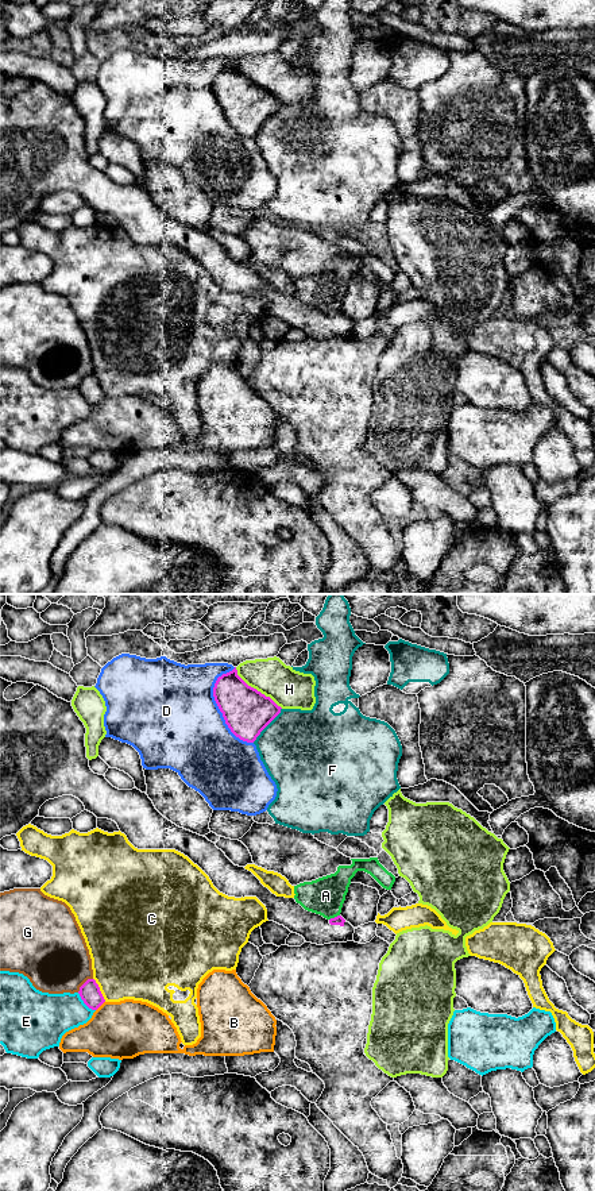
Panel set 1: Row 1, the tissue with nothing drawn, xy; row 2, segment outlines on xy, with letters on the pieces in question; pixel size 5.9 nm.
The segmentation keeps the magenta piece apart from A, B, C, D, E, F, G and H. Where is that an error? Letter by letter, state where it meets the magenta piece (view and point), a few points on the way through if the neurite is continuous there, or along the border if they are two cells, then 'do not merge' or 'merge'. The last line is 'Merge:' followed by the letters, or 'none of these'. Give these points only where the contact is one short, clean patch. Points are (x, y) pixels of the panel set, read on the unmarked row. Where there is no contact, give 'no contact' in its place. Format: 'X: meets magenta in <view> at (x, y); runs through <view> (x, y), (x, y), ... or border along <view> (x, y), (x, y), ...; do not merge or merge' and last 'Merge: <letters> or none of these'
A: meets magenta in xy at (335, 312); border along xy (339, 309), (329, 315); do not merge
B: meets magenta in xy at (100, 400); do not merge
C: meets magenta in xy at (99, 385); do not merge
D: meets magenta in xy at (219, 103); do not merge
E: meets magenta in xy at (85, 399); do not merge
F: meets magenta in xy at (267, 119); do not merge
G: meets magenta in xy at (84, 378); do not merge
H: meets magenta in xy at (255, 84); do not merge
Merge: none of these

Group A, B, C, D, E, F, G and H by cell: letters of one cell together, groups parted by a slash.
A / B / C / D / E / F / G / H

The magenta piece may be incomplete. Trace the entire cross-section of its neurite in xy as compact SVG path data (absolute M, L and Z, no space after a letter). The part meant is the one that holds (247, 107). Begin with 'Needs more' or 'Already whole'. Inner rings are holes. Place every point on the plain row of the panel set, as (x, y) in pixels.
Already whole. M236 62L217 73L213 92L231 127L247 138L254 138L282 104L248 81L237 70Z

